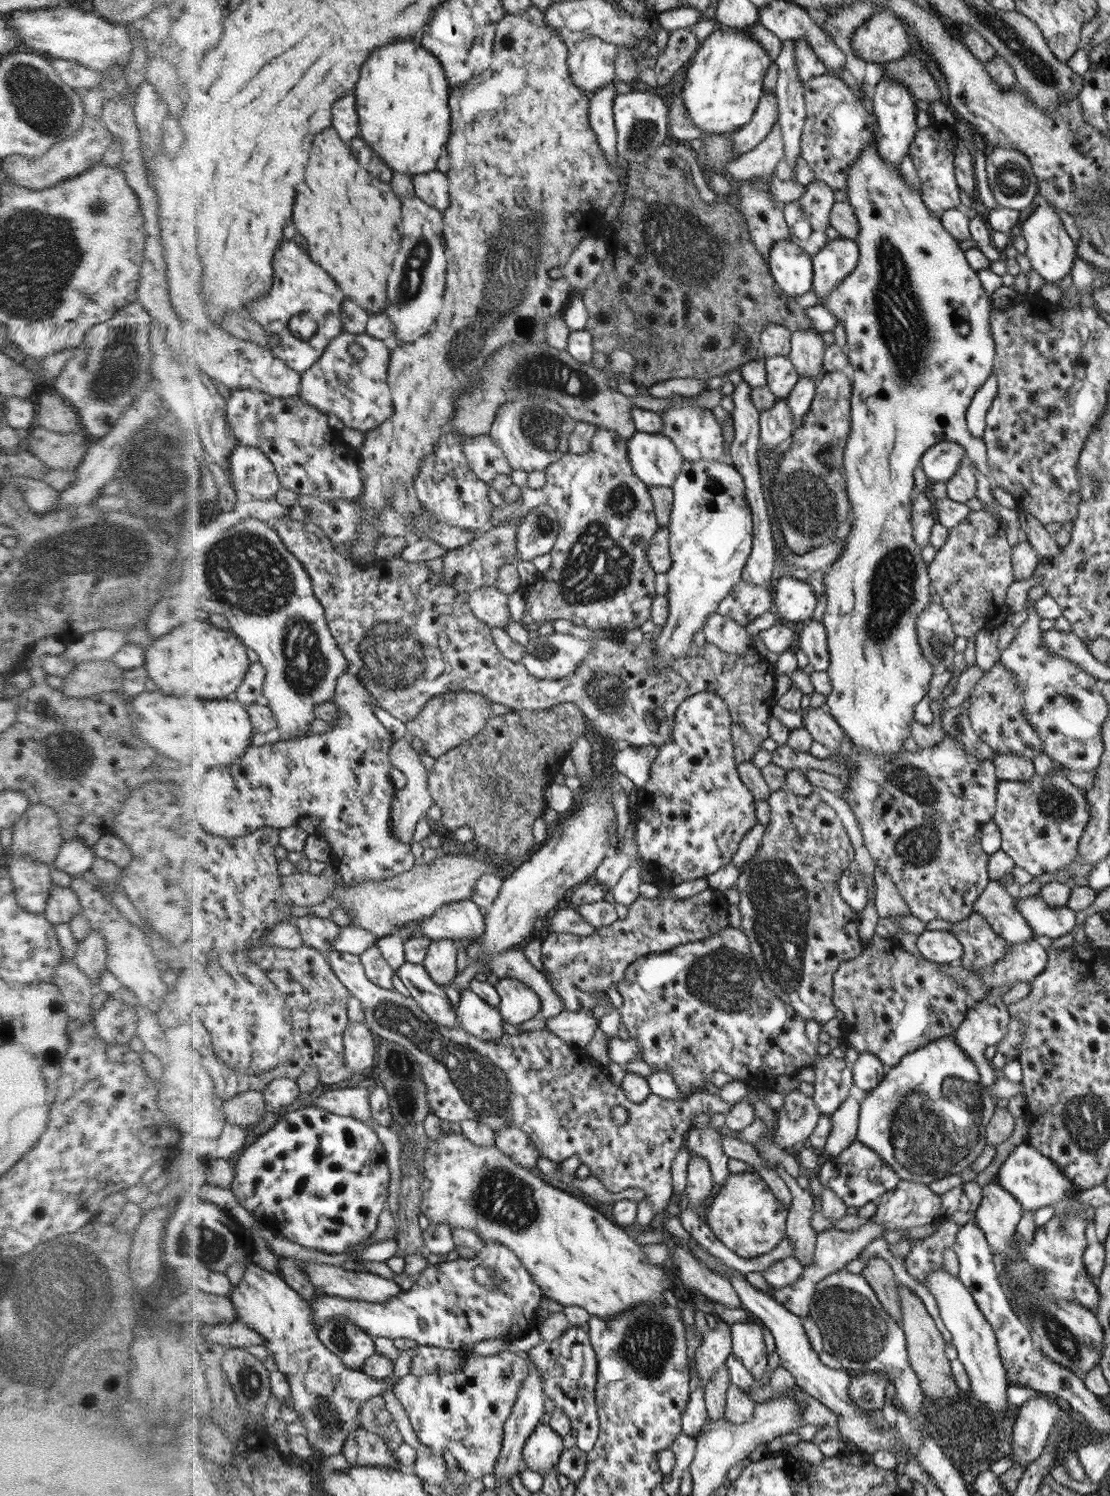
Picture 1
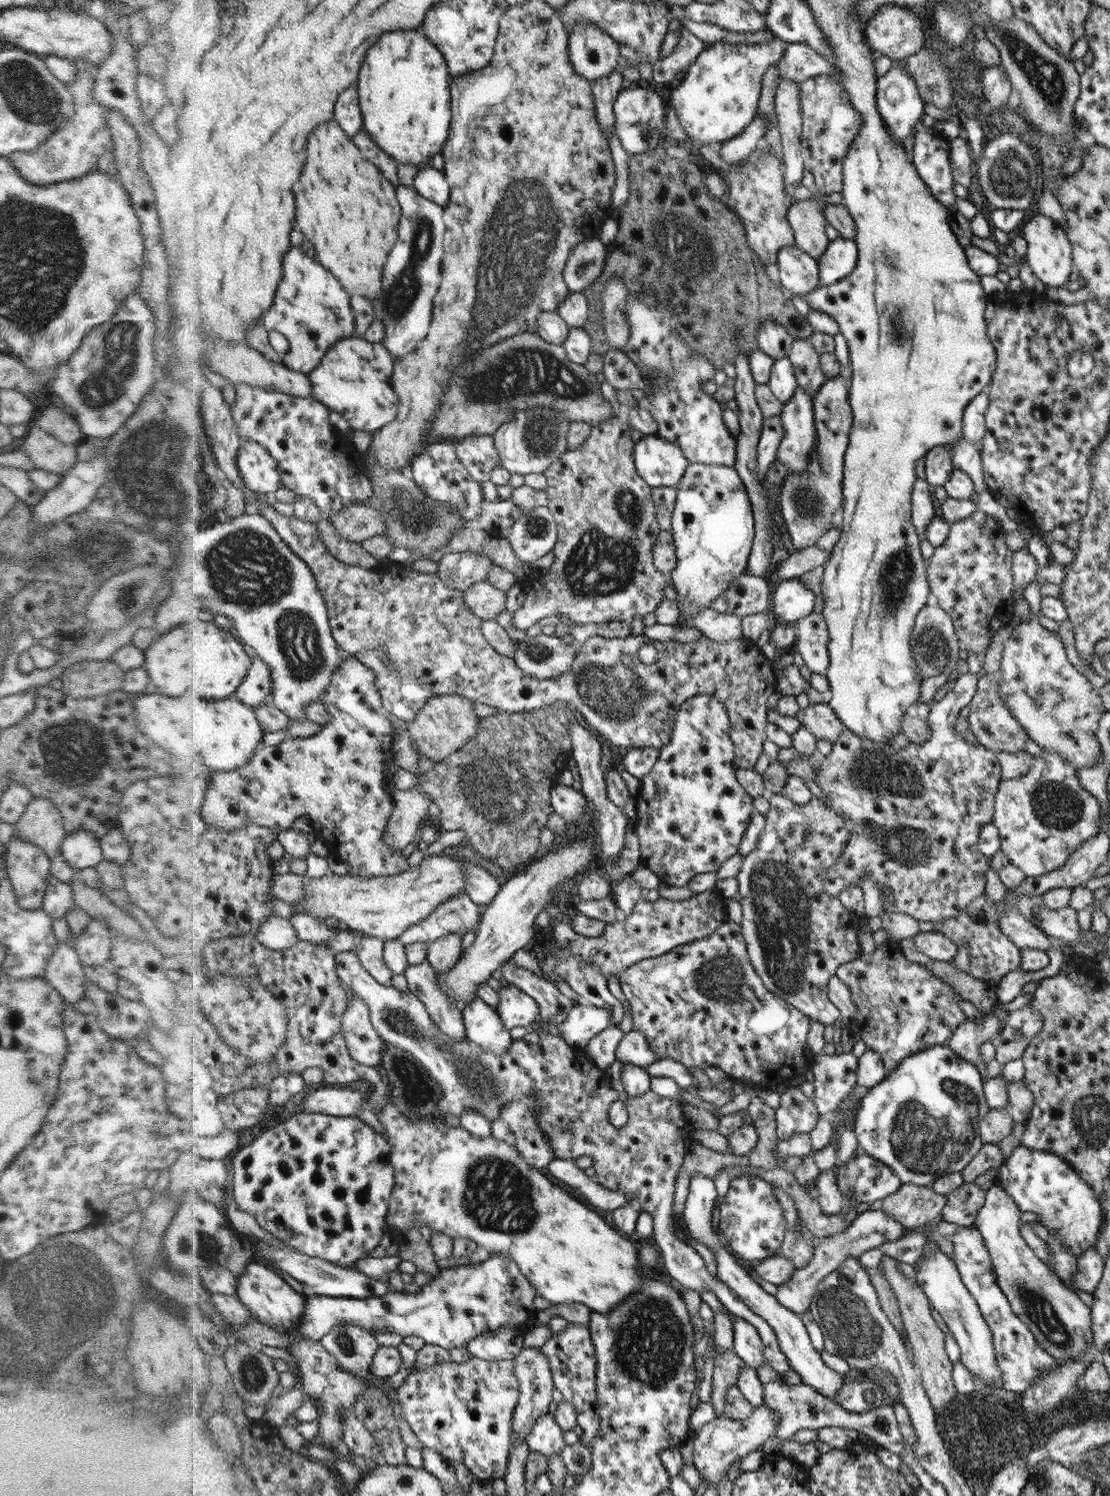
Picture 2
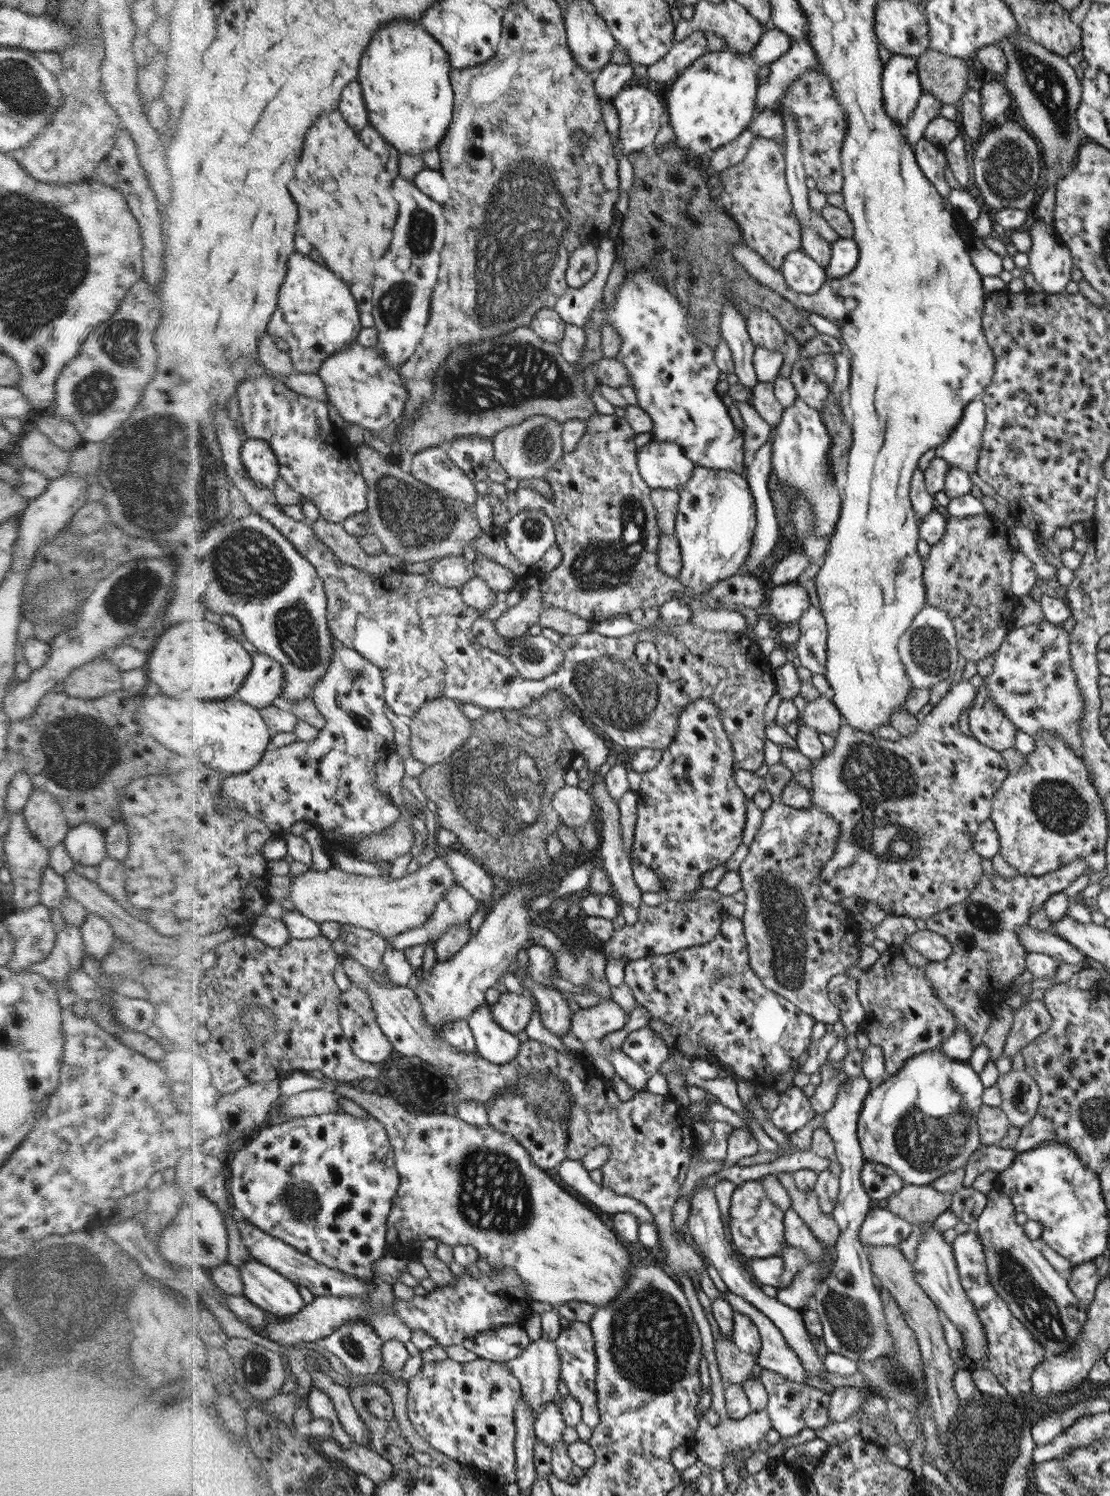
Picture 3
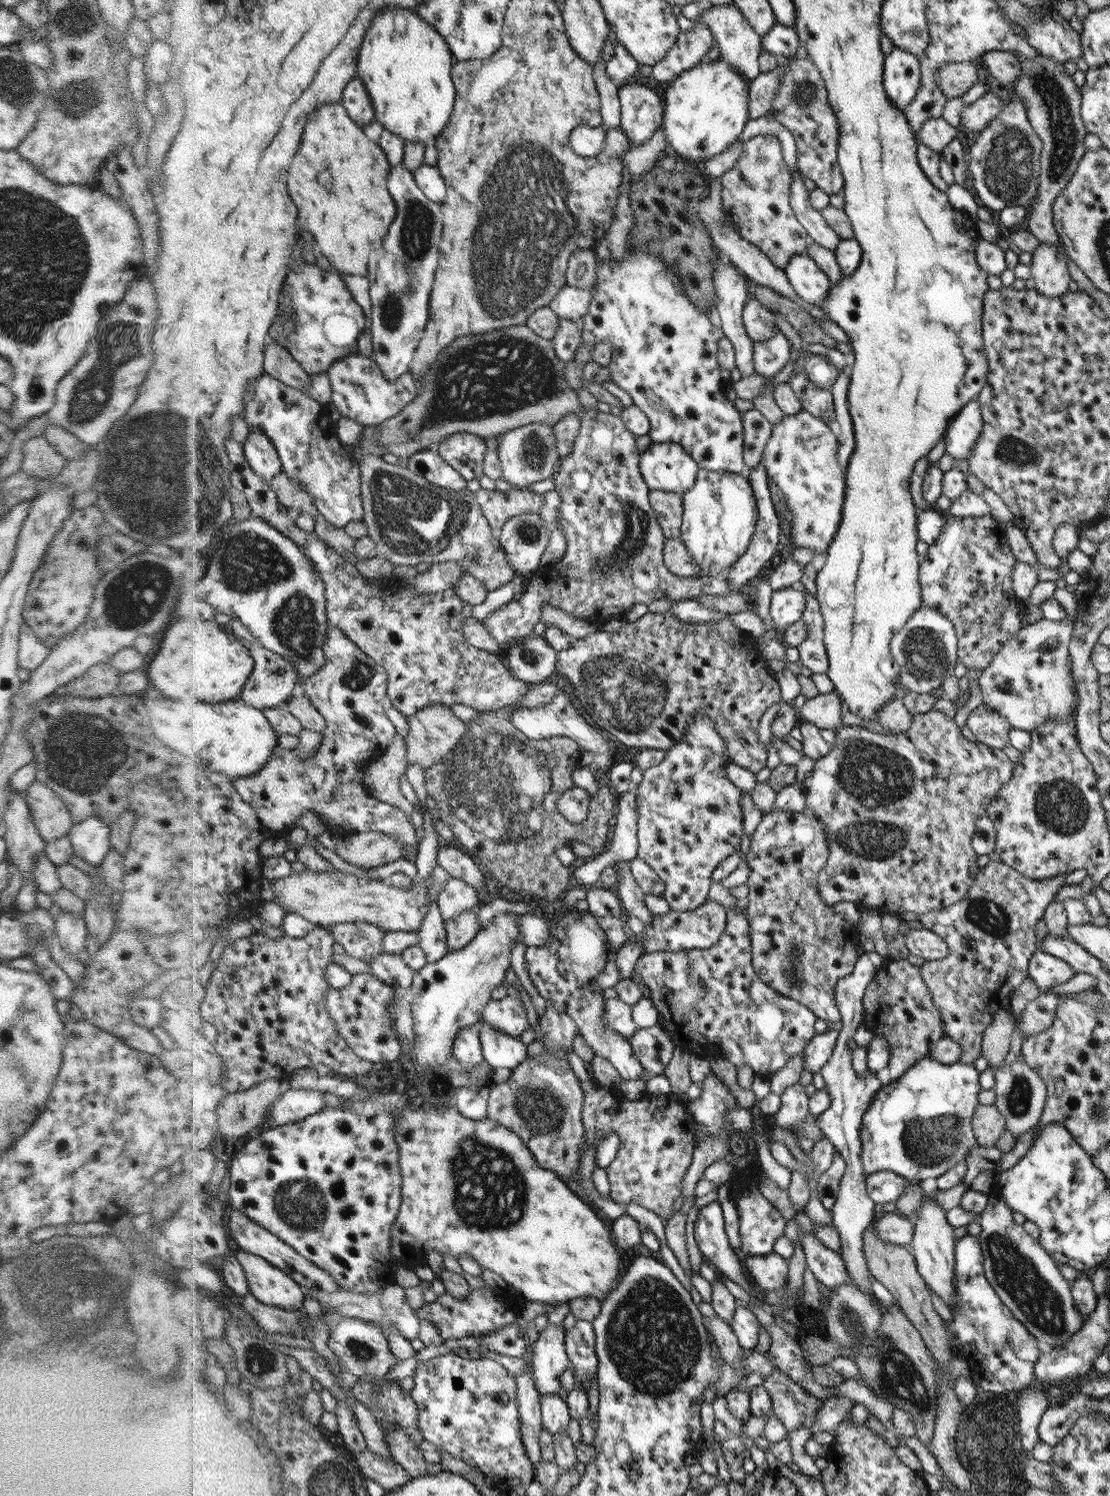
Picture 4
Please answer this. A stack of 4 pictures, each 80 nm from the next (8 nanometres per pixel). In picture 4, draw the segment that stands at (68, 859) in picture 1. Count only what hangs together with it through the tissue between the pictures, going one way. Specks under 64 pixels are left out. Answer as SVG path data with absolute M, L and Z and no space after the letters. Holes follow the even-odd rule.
M90 816L78 824L72 824L68 835L73 854L88 864L100 865L111 849L109 826L101 816Z

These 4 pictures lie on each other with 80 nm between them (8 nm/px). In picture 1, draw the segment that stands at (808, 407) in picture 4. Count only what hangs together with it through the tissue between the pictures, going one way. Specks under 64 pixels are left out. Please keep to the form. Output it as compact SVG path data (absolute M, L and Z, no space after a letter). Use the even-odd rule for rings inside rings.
M813 326L798 329L791 333L791 349L788 357L800 376L814 377L818 384L826 374L823 370L825 347L822 336Z

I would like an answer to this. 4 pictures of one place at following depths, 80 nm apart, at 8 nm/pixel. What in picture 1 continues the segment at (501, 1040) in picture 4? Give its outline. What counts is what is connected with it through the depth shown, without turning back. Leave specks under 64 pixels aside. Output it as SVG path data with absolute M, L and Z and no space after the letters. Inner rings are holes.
M461 990L460 1001L454 1011L461 1029L470 1036L485 1041L497 1041L504 1036L500 1011L486 1004L473 990Z

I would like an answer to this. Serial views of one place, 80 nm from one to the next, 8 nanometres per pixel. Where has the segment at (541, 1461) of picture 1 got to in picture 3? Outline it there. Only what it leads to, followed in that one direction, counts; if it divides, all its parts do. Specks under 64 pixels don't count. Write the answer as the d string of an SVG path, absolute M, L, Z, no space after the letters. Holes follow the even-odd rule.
M553 1401L538 1411L535 1416L536 1422L534 1422L537 1441L542 1441L548 1447L554 1447L558 1441L563 1440L567 1427L561 1412L560 1406Z

